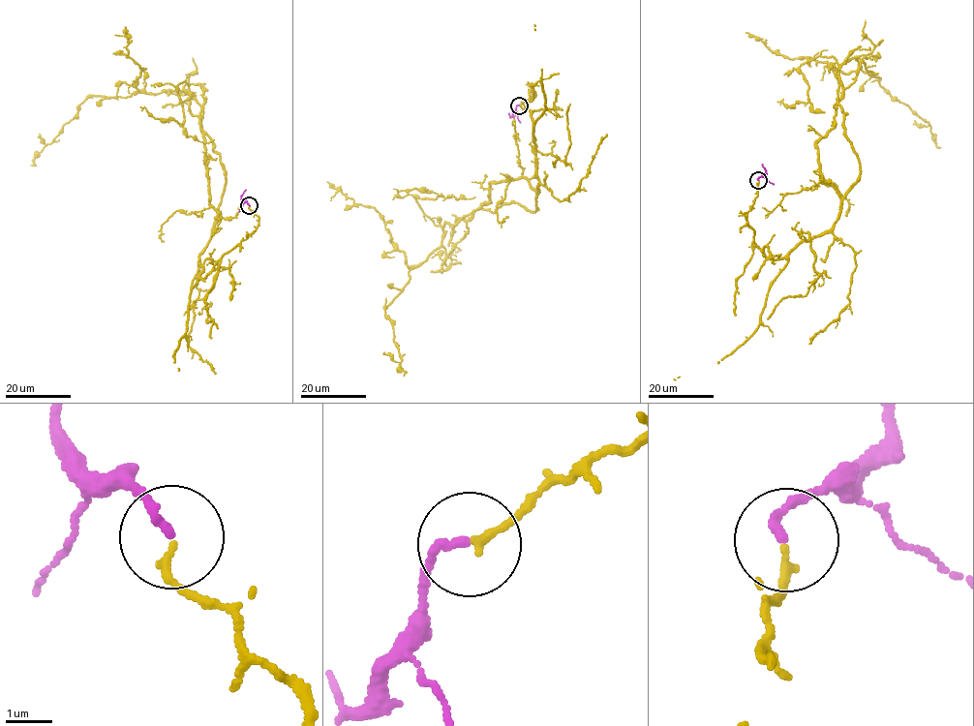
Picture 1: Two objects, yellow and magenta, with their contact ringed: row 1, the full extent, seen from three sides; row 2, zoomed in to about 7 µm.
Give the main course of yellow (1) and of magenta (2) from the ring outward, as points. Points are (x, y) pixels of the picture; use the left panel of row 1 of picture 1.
1: (249, 206), (258, 224), (199, 279), (219, 219), (204, 132), (185, 90), (92, 95), (31, 165)
2: (249, 205), (241, 198), (246, 190)

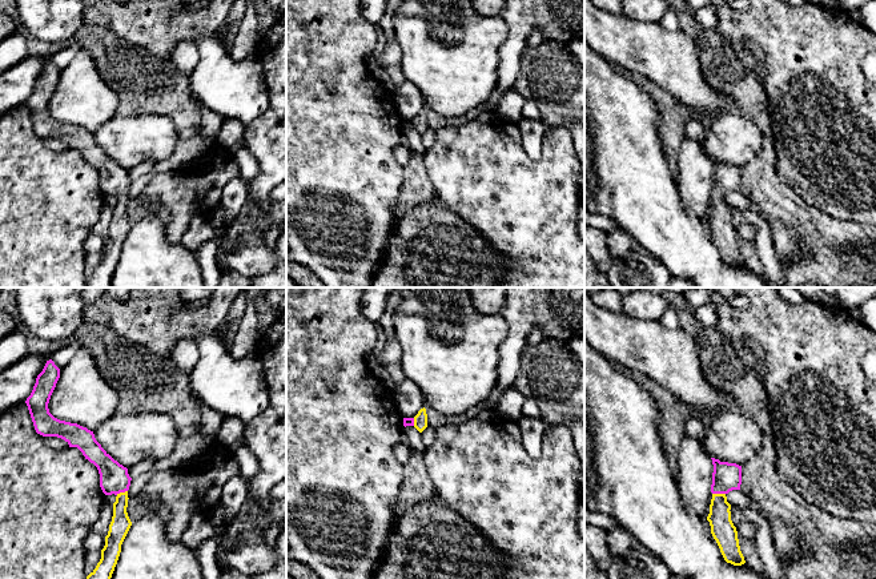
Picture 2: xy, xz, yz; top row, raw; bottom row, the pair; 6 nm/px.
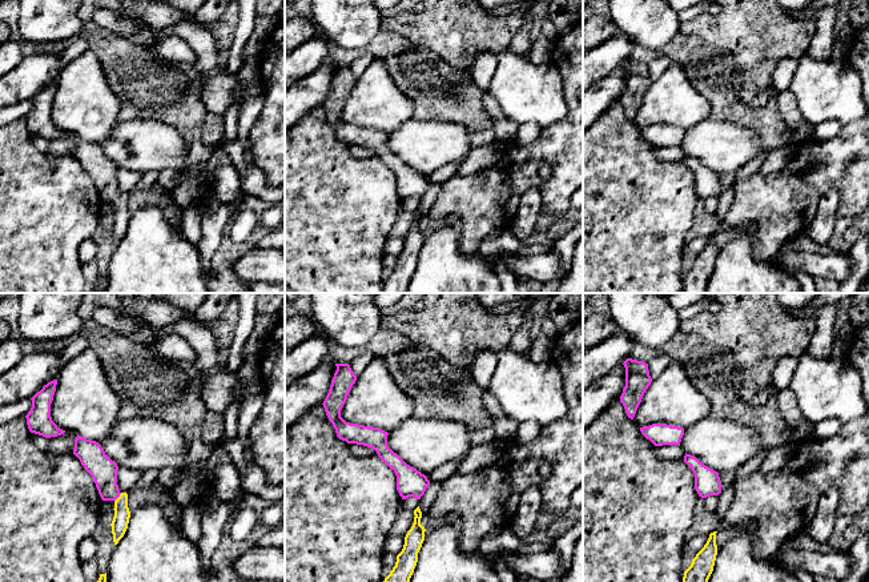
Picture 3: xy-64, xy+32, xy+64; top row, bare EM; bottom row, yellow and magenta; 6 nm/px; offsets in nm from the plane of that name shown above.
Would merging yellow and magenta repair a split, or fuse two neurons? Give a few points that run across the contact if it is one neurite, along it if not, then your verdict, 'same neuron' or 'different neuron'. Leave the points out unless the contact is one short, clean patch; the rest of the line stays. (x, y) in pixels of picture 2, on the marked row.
line yz (724, 533), (719, 519), (719, 494), (719, 487), (726, 477); same neuron

